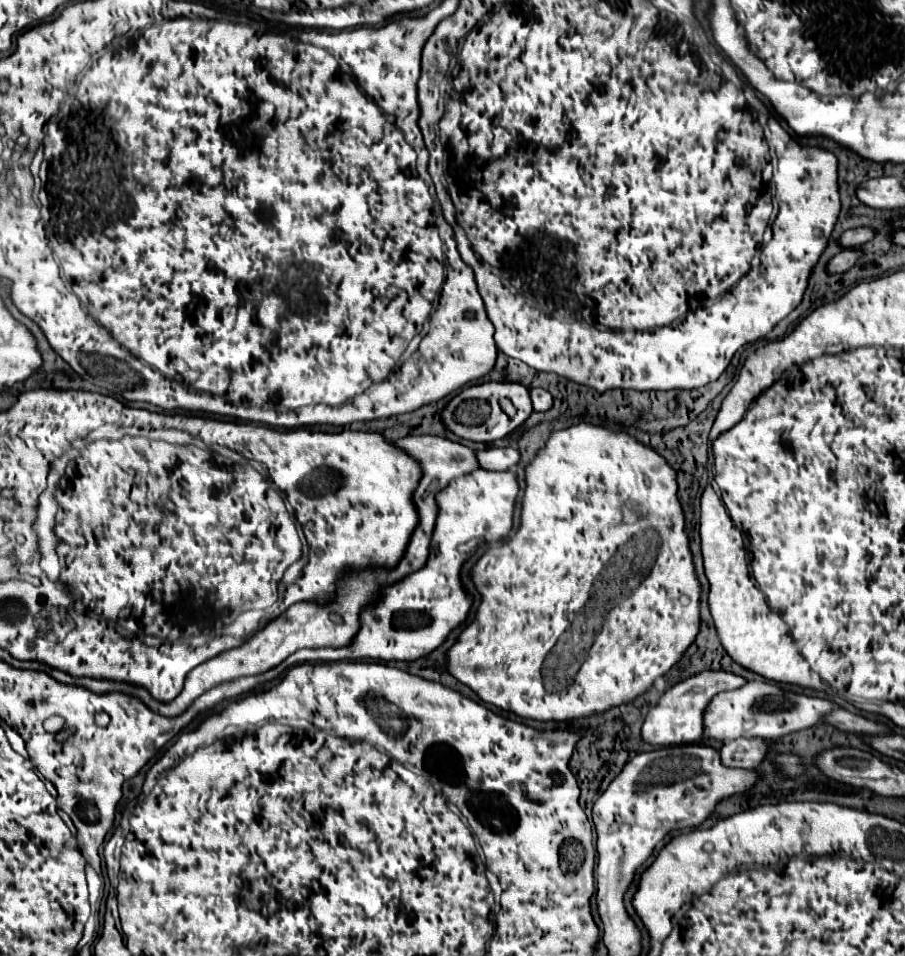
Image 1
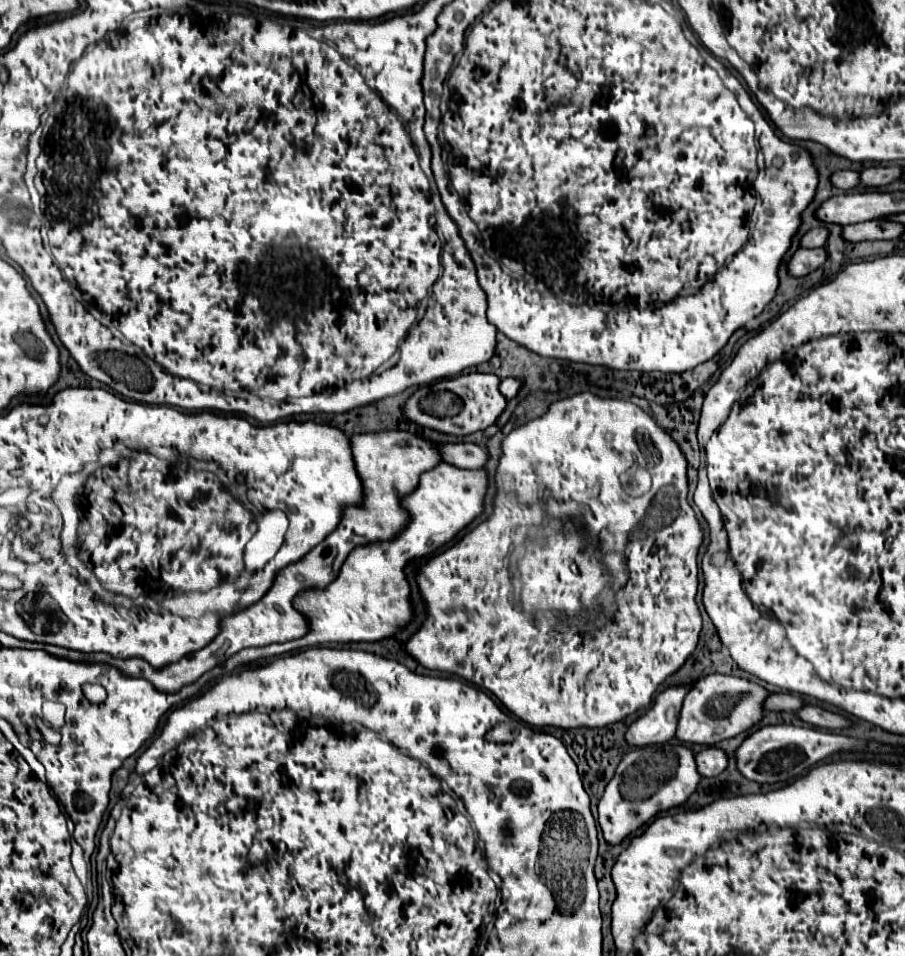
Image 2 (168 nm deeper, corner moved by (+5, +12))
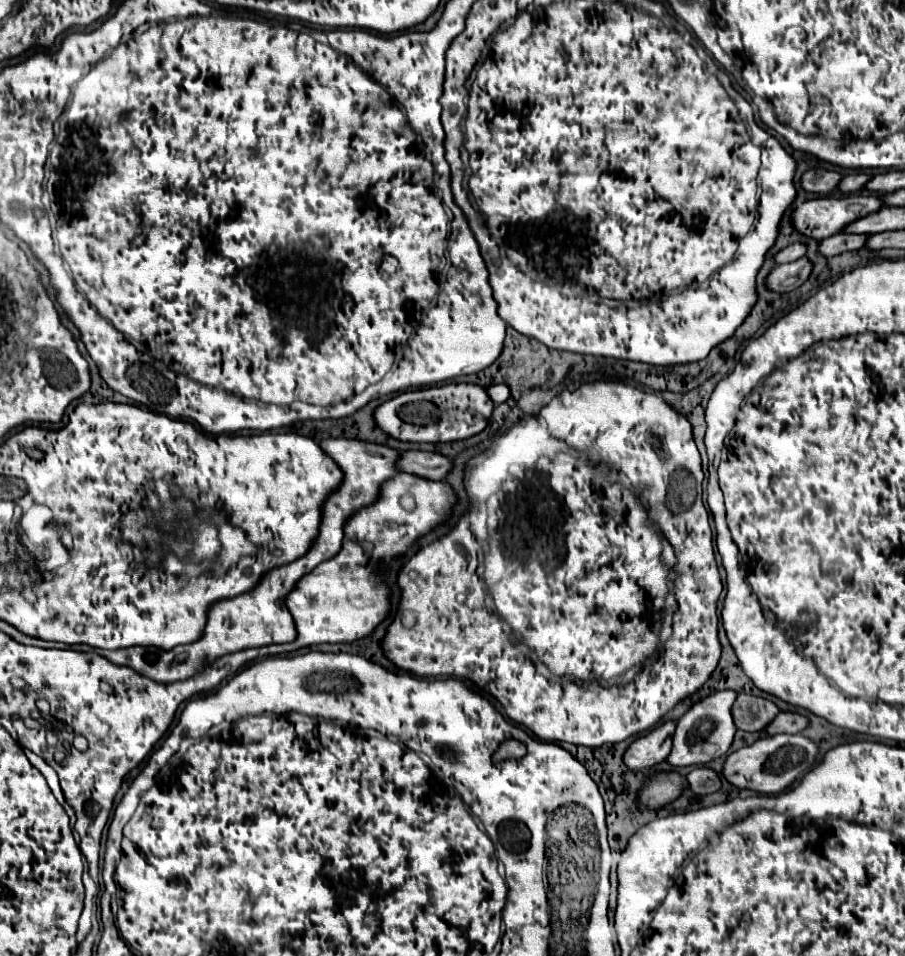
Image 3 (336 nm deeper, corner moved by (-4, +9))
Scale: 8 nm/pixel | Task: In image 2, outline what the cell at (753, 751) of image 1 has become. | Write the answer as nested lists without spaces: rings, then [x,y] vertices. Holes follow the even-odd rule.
[[[706,747],[696,755],[696,763],[702,777],[716,777],[728,767],[728,755],[718,747]]]

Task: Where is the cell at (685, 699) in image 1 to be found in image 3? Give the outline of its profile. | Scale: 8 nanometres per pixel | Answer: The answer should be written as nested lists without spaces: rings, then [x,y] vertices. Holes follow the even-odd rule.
[[[665,722],[659,728],[651,730],[649,734],[639,736],[623,754],[623,764],[631,772],[647,770],[657,766],[667,758],[671,752],[671,738],[673,738],[675,722]]]

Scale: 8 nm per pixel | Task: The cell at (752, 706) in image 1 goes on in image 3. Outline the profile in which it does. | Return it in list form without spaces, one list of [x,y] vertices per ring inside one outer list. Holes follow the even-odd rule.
[[[723,690],[723,692],[713,692],[711,696],[693,704],[689,708],[689,712],[677,722],[677,728],[675,728],[675,734],[673,734],[673,750],[667,756],[667,762],[675,768],[693,766],[693,764],[703,766],[703,764],[709,764],[713,758],[727,754],[727,750],[733,742],[733,734],[735,734],[735,724],[733,724],[733,718],[731,718],[731,706],[733,706],[735,698],[737,698],[737,692]],[[703,744],[713,744],[715,754],[713,756],[703,754]]]

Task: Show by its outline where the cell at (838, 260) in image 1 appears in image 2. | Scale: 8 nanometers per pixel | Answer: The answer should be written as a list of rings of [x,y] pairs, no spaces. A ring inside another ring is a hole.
[[[824,247],[818,249],[798,249],[794,253],[794,257],[788,263],[788,271],[796,277],[800,275],[808,275],[812,271],[816,271],[820,265],[824,265],[824,261],[828,259],[828,251]]]

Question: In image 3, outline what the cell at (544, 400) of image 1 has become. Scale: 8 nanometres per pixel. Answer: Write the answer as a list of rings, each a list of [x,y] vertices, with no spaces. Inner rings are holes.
[[[497,384],[497,386],[489,386],[487,388],[487,394],[489,398],[495,402],[495,404],[501,404],[509,398],[509,388],[505,384]]]

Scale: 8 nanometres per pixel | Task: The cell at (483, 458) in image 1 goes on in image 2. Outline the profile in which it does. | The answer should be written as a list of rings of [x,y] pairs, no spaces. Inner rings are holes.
[[[446,443],[440,447],[442,459],[460,469],[480,469],[488,463],[488,449],[476,443]]]

